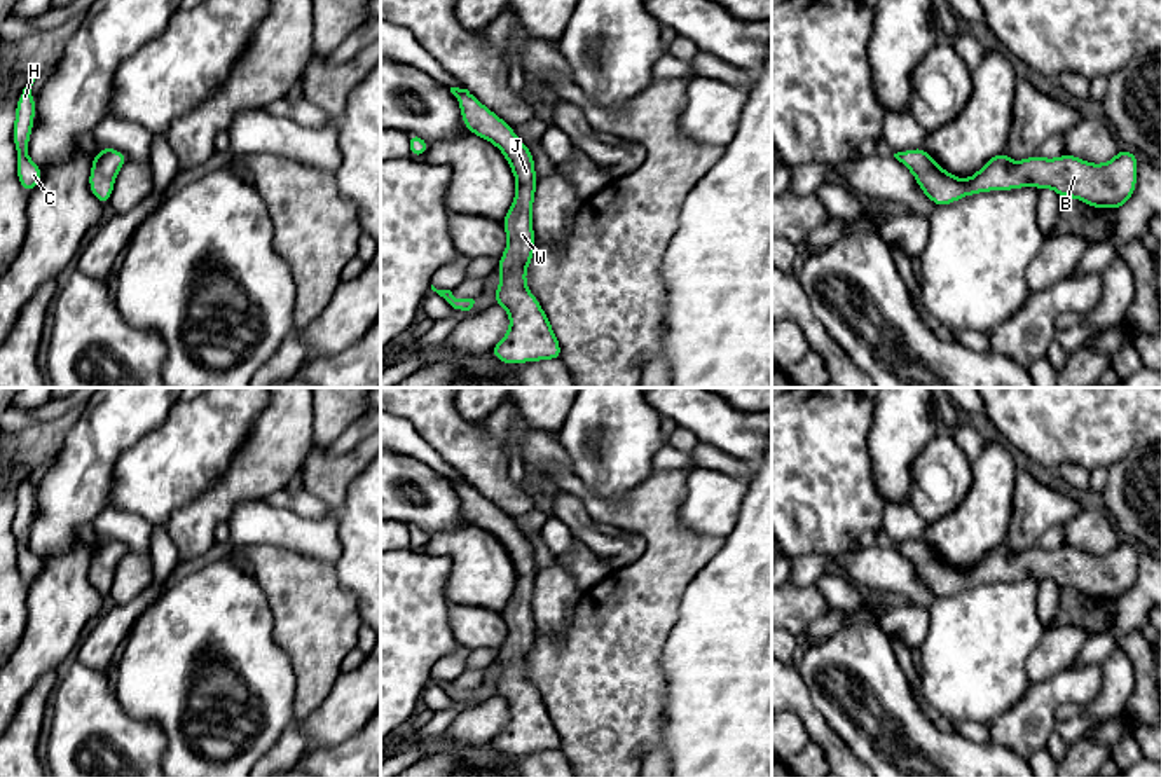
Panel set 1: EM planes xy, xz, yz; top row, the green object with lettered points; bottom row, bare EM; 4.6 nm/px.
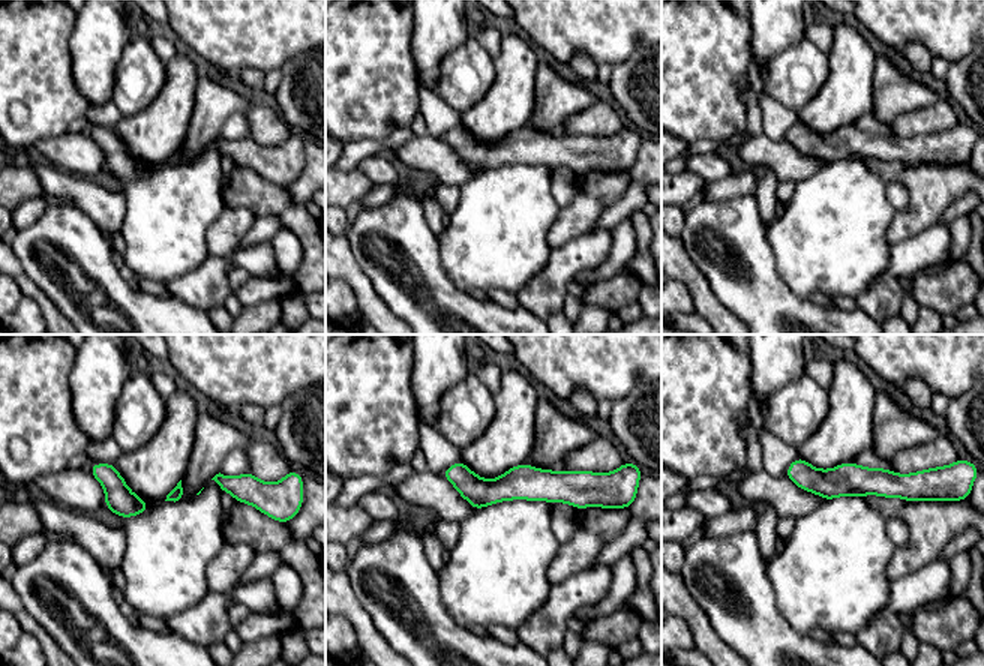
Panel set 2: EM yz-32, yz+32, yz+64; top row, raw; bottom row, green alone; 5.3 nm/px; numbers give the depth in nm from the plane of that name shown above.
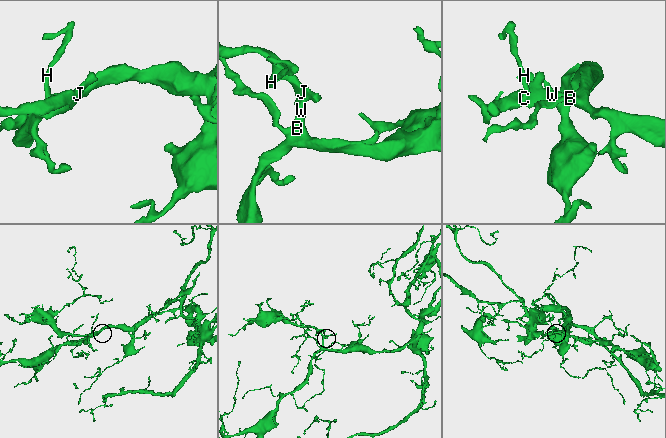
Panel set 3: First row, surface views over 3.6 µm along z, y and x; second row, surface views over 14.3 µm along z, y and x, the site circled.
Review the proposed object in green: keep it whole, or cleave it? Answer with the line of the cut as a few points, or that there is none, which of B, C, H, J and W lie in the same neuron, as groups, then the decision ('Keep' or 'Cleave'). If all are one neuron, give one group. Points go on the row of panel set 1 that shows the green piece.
No split. Groups: B C H J W. Keep

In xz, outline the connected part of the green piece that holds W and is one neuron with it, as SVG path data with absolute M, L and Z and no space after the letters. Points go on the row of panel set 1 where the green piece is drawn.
M450 87L461 107L466 129L494 143L506 157L517 192L513 204L501 220L506 230L506 250L498 260L501 283L496 286L494 306L510 314L508 333L489 351L506 365L539 360L560 360L562 349L538 299L529 292L526 271L534 257L532 203L536 171L532 152L517 138L515 131L468 89Z

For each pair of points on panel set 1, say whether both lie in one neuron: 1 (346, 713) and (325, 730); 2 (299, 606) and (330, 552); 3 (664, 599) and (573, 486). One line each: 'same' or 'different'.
1: same
2: different
3: same

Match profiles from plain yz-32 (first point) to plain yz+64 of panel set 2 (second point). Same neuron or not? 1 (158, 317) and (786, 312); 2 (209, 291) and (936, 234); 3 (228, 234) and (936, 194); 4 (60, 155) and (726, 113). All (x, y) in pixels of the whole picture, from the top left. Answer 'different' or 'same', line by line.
1: same
2: same
3: same
4: different

